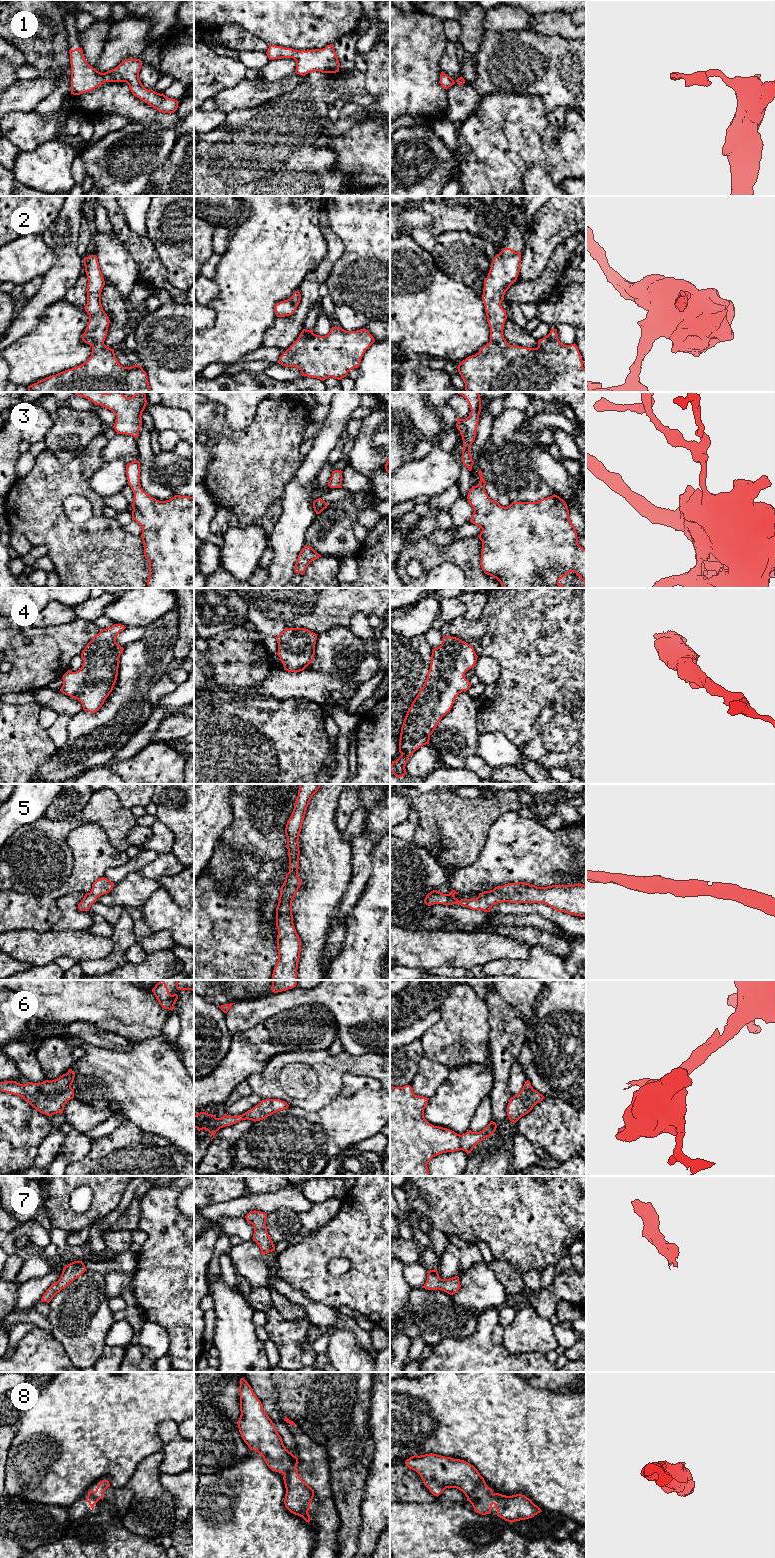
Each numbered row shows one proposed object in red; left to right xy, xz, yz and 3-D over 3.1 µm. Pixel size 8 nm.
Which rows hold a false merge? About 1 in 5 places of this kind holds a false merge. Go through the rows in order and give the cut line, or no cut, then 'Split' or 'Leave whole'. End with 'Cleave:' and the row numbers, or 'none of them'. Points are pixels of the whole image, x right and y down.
1: No split. Leave whole
2: No split. Leave whole
3: No split. Leave whole
4: No split. Leave whole
5: No split. Leave whole
6: No split. Leave whole
7: No split. Leave whole
8: No split. Leave whole
Cleave: none of them

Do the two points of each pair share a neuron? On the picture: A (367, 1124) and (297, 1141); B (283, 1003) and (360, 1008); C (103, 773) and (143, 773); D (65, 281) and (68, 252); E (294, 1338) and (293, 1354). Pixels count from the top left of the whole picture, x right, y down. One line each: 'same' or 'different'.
A: same
B: same
C: different
D: same
E: same

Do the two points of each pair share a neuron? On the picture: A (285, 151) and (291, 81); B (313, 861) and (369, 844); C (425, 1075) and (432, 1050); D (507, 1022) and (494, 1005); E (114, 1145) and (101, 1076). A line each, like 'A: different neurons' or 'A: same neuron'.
A: different neurons
B: different neurons
C: different neurons
D: same neuron
E: different neurons

